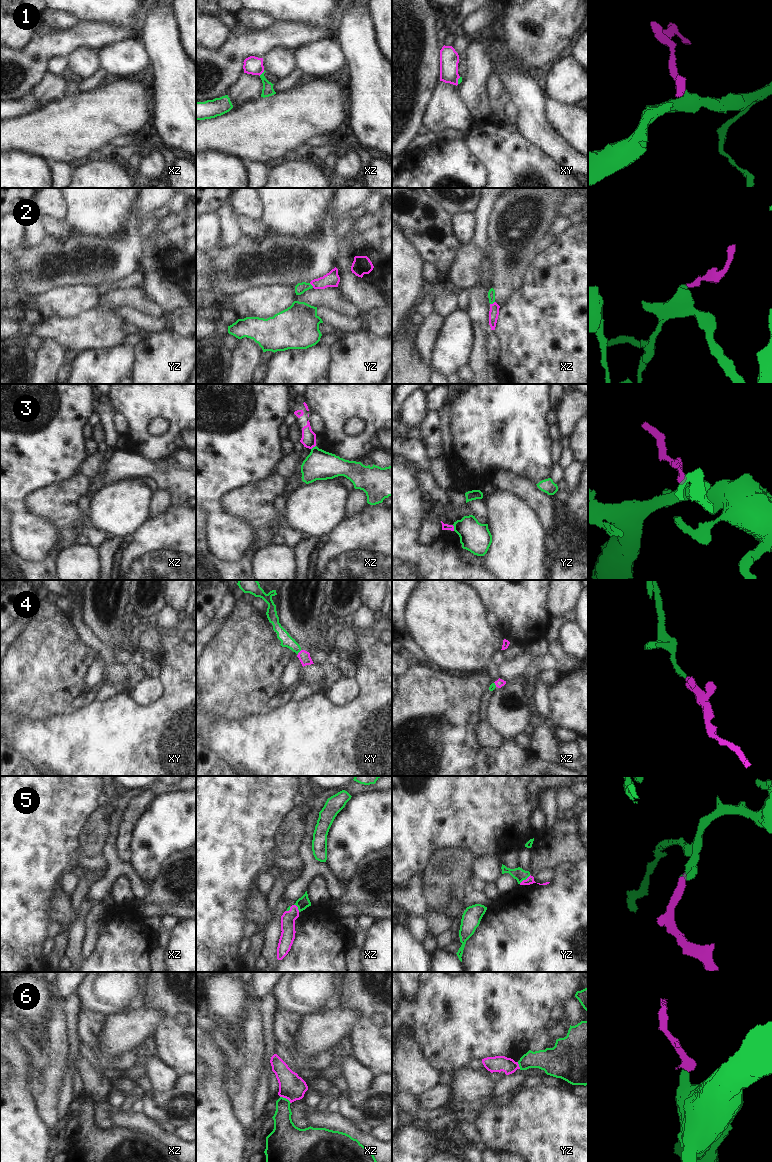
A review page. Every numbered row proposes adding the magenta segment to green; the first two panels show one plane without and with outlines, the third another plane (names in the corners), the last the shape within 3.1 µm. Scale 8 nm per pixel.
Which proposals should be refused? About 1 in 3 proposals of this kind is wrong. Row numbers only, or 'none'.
1, 3, 6

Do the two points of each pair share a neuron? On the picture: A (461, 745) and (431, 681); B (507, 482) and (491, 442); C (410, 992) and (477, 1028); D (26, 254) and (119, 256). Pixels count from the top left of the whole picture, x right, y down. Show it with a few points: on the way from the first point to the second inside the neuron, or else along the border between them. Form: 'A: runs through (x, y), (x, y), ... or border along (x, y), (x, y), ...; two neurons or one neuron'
A: runs through (445, 729), (431, 697); one neuron
B: border along (490, 467), (502, 467), (523, 477); two neurons
C: border along (419, 982), (418, 999), (415, 1002), (407, 1001); two neurons
D: runs through (50, 261), (60, 265), (81, 261), (97, 262); one neuron

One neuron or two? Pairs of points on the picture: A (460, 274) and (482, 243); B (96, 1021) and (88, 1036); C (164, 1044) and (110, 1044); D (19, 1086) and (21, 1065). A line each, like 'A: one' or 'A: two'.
A: two
B: one
C: two
D: one

